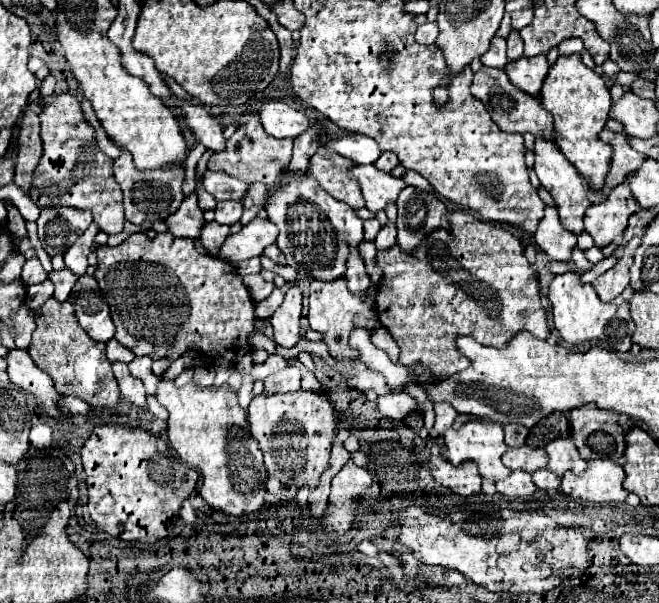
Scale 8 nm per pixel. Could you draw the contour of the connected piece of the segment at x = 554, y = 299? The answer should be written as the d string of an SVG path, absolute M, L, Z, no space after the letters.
M559 274L553 278L549 286L549 300L553 304L553 320L555 328L561 334L561 338L571 346L581 346L591 340L595 342L611 342L611 350L615 352L629 352L633 342L633 330L635 322L629 314L629 304L619 296L611 304L605 304L595 294L595 288L591 284L581 284L579 274Z

